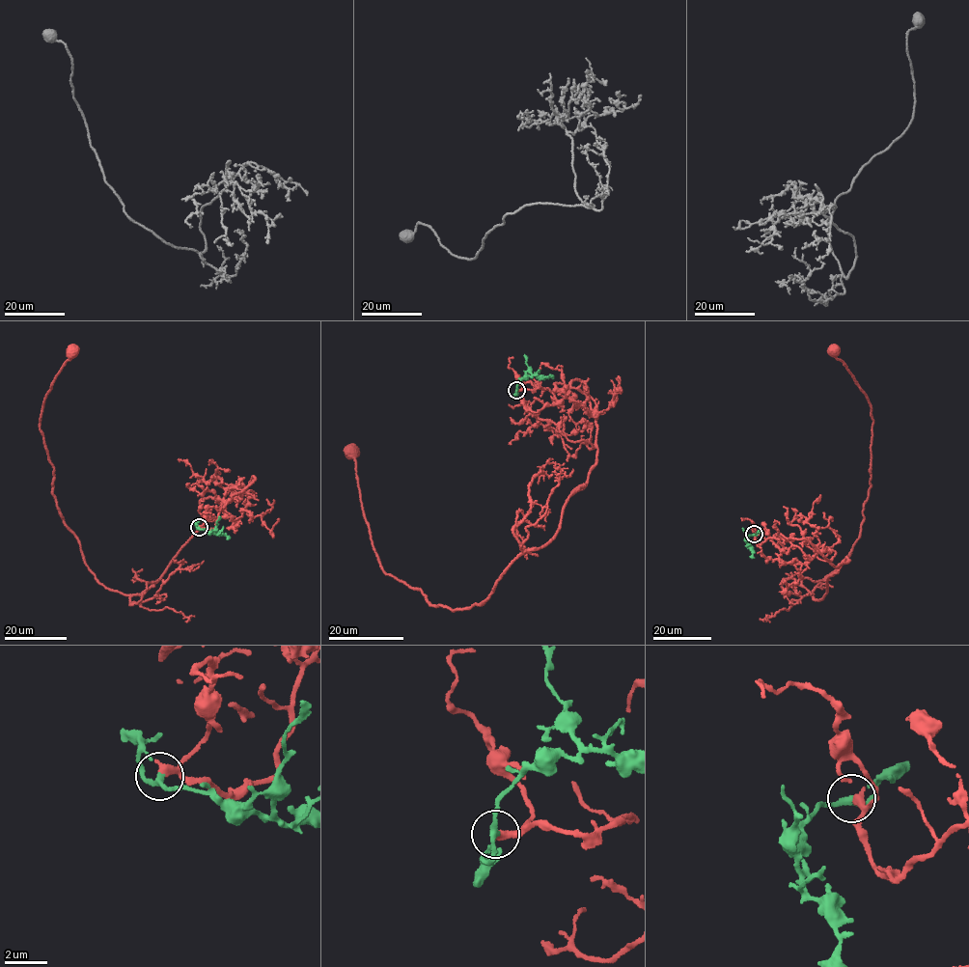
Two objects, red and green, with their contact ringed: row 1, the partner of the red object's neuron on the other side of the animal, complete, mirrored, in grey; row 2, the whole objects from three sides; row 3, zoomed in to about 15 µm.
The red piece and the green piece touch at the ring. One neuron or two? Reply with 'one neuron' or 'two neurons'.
one neuron

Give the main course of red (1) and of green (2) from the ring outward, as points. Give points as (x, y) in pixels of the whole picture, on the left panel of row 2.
1: (199, 528), (252, 476), (235, 498), (203, 499), (209, 517), (141, 594), (92, 572), (40, 425), (71, 349)
2: (199, 528), (230, 538)

